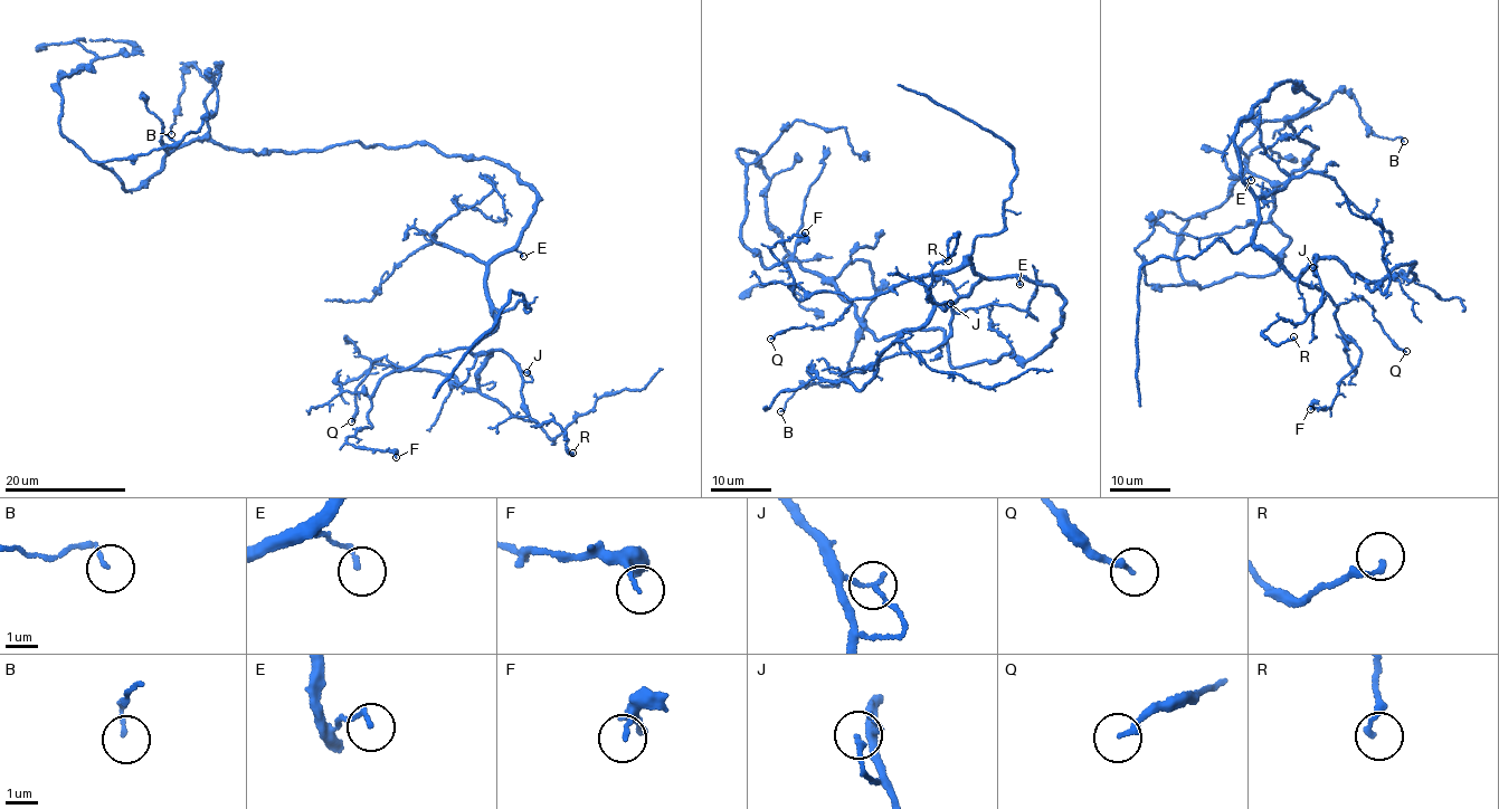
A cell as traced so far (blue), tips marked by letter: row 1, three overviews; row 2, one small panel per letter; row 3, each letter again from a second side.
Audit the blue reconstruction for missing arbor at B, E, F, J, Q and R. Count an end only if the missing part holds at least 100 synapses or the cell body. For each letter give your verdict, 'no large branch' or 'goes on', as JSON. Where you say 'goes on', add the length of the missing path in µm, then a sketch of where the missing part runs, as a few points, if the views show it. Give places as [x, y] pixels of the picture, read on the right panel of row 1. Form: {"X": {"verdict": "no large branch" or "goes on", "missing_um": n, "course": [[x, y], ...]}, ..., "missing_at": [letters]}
{"B": {"verdict": "no large branch"}, "E": {"verdict": "no large branch"}, "F": {"verdict": "no large branch"}, "J": {"verdict": "no large branch"}, "Q": {"verdict": "no large branch"}, "R": {"verdict": "no large branch"}, "missing_at": []}

